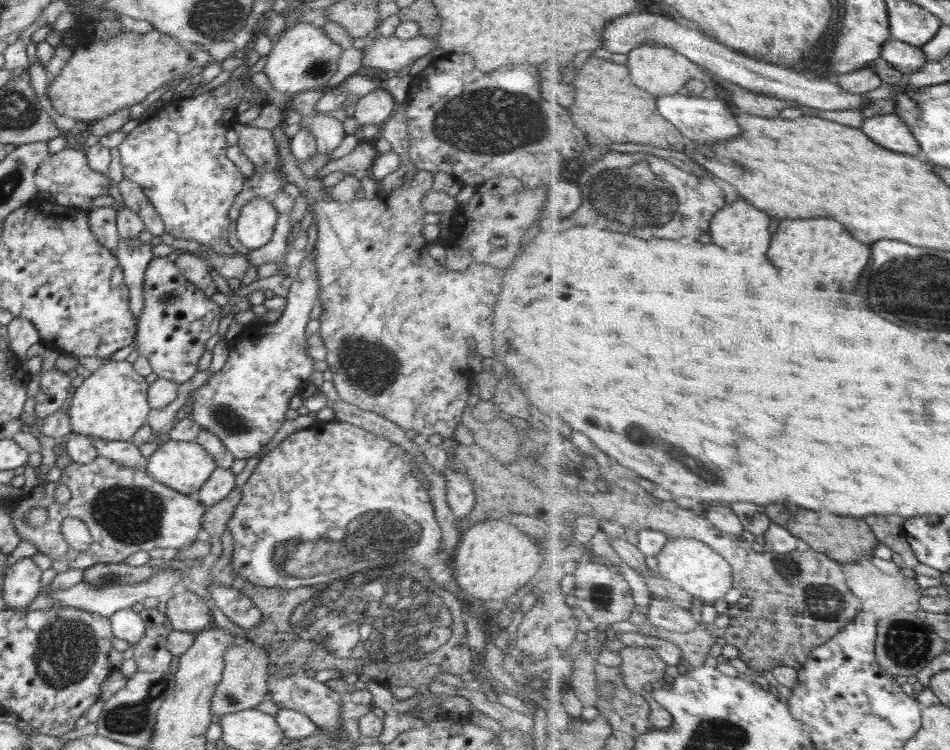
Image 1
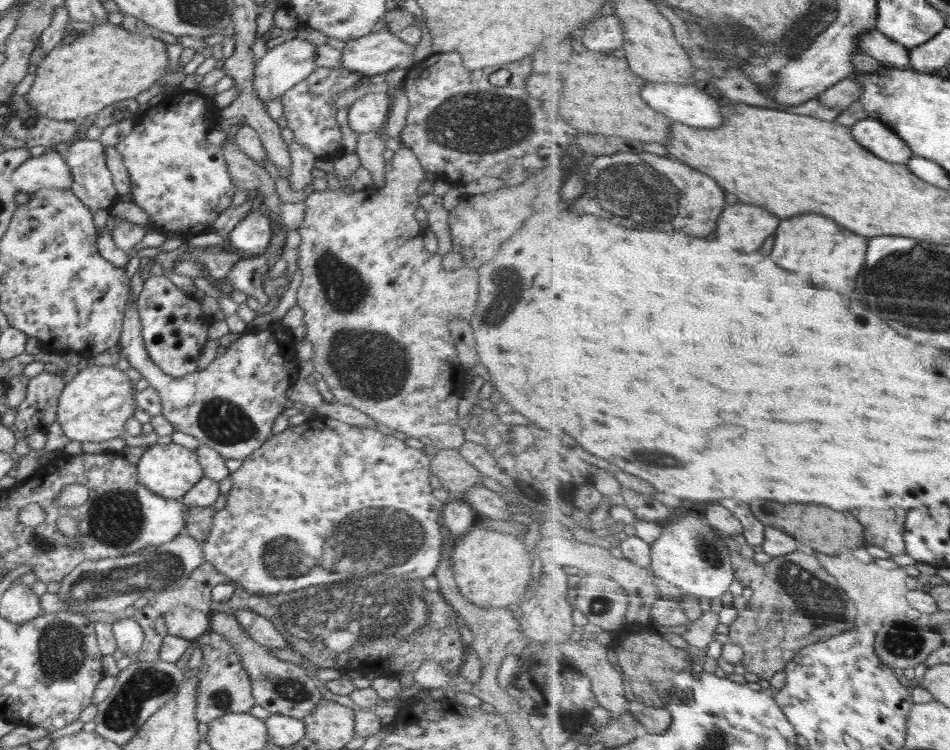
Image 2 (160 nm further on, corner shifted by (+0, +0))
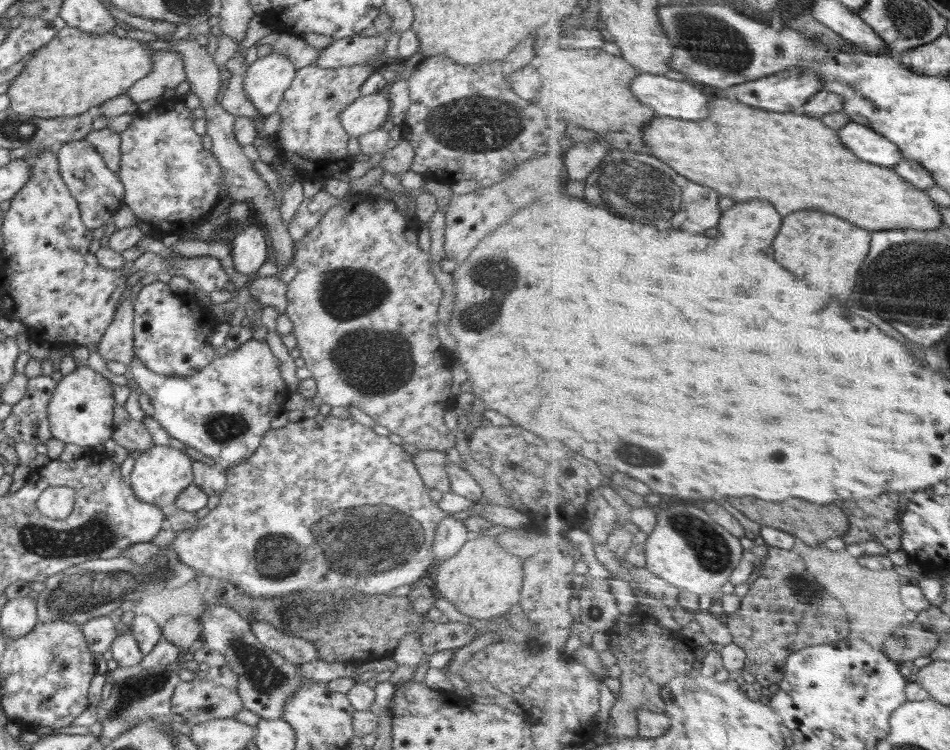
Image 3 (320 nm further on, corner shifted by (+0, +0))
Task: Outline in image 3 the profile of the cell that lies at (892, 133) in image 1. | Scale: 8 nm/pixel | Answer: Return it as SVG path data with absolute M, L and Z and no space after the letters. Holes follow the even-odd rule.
M851 122L842 128L841 138L862 160L890 167L906 160L898 143L860 122Z

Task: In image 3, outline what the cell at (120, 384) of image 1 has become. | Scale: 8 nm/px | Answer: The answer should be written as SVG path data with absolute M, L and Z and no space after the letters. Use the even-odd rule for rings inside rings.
M82 365L62 377L49 400L47 411L50 433L65 444L93 448L111 438L116 430L114 409L117 404L114 385L92 368Z

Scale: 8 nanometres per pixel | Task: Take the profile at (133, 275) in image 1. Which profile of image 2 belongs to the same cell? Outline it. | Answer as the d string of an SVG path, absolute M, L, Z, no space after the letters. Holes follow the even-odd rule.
M129 292L120 337L120 356L160 395L161 415L174 431L194 436L226 459L249 457L272 435L275 419L286 409L288 389L298 380L301 365L297 358L299 341L292 336L290 327L282 325L280 320L264 331L246 332L204 370L174 378L164 374L148 358L136 301L137 298Z

